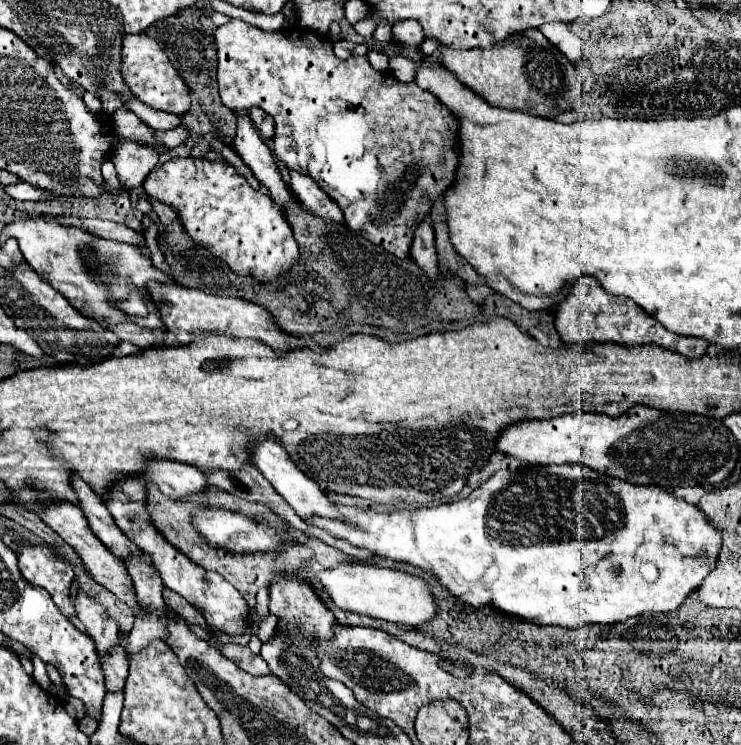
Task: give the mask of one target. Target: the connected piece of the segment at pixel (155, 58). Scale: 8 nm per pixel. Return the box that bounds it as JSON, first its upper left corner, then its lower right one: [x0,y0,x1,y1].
[121,33,189,115]

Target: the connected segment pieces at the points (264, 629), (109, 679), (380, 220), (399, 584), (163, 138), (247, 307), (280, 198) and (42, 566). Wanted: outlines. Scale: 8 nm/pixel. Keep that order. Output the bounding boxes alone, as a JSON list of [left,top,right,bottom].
[[259,615,277,641],[101,633,129,693],[215,21,457,257],[317,563,435,627],[153,125,187,149],[147,281,293,353],[233,113,291,205],[19,545,75,617]]

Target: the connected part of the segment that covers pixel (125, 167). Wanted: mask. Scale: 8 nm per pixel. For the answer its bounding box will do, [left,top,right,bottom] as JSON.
[113,141,159,189]

